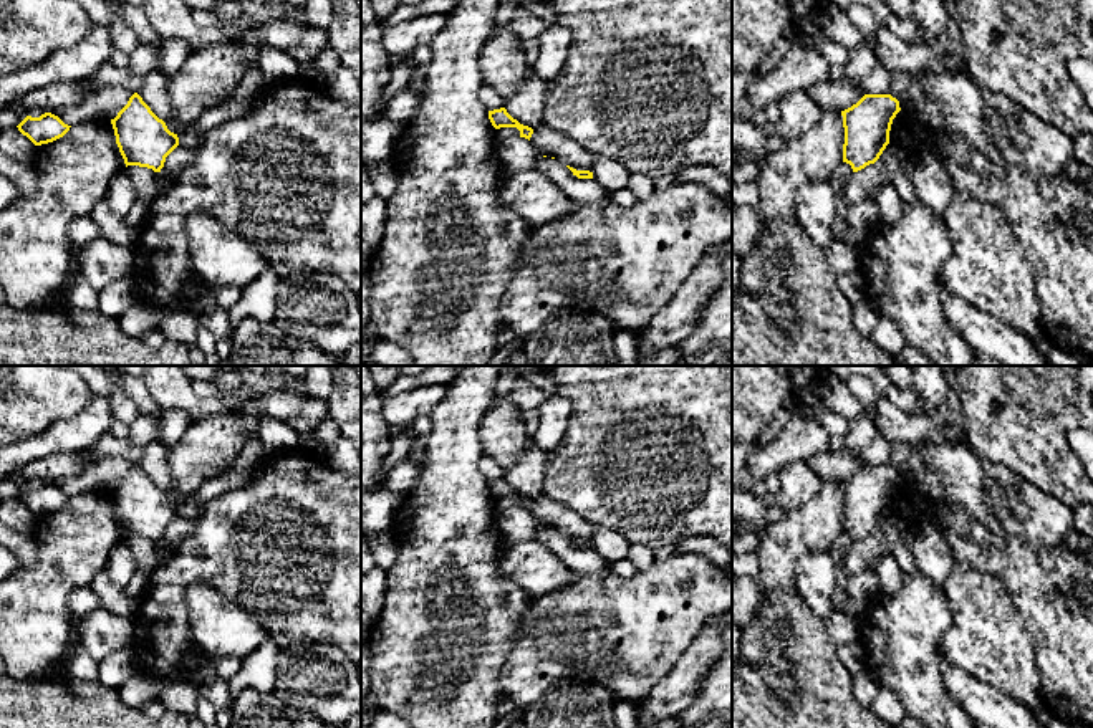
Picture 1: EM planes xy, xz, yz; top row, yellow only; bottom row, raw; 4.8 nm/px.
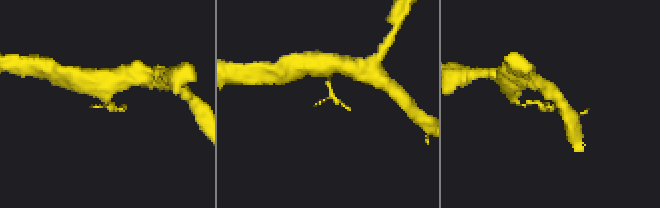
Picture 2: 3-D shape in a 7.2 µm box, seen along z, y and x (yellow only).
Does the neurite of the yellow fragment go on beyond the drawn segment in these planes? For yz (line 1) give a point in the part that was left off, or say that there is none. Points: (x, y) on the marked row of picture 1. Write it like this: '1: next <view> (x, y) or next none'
1: next none

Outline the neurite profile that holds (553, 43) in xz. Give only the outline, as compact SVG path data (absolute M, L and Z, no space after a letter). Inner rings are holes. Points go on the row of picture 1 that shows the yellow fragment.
M553 23L538 36L538 56L530 66L545 83L556 78L568 58L571 33L563 25Z

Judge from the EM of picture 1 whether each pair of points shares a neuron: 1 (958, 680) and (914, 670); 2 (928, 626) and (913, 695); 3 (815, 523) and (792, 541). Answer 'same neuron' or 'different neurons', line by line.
1: different neurons
2: same neuron
3: same neuron

